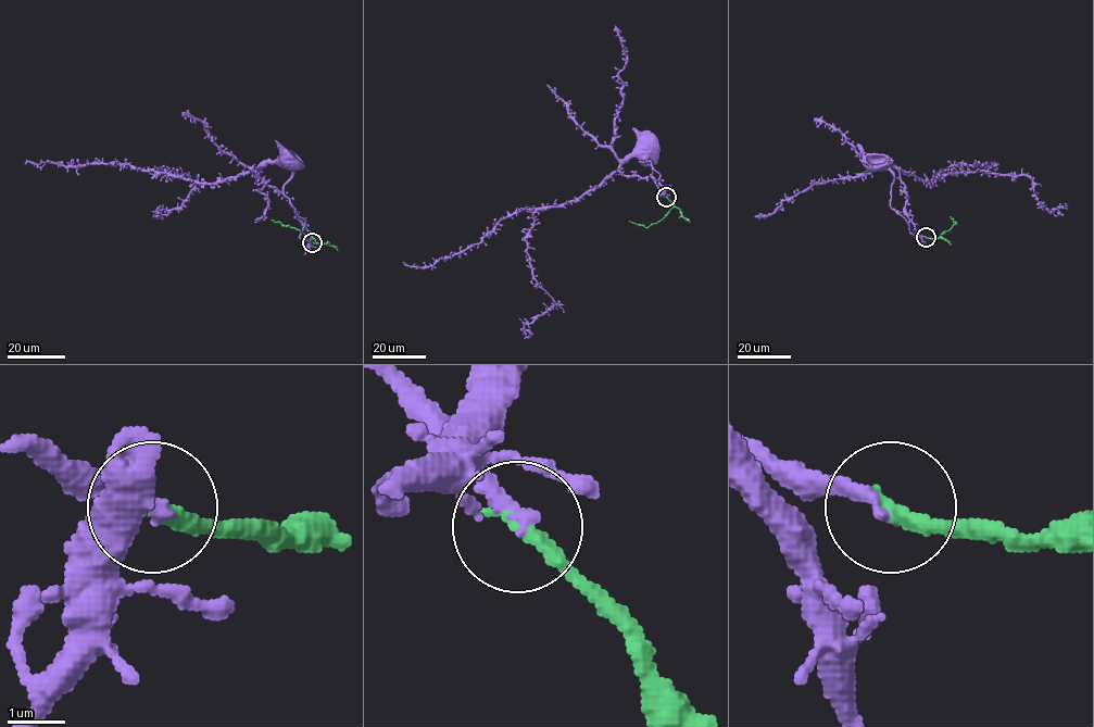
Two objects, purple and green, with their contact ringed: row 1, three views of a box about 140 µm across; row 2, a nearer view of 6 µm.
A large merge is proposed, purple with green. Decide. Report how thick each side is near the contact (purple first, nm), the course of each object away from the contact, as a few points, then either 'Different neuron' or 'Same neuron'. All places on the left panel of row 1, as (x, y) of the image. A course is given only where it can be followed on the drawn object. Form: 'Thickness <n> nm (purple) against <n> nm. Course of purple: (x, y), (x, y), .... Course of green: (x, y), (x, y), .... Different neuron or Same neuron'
Thickness 260 nm (purple) against 320 nm. Course of purple: (312, 242), (292, 204), (258, 168), (215, 183), (160, 170), (192, 182), (180, 207), (160, 214), (163, 205). Course of green: (312, 242), (318, 242), (305, 234), (271, 220). Same neuron

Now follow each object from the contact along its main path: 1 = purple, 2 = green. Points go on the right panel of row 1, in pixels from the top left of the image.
1: (926, 237), (905, 212), (901, 170), (927, 183), (982, 171), (1027, 175), (1035, 199), (1050, 212), (1066, 203)
2: (926, 237), (937, 238), (956, 223), (950, 216)

